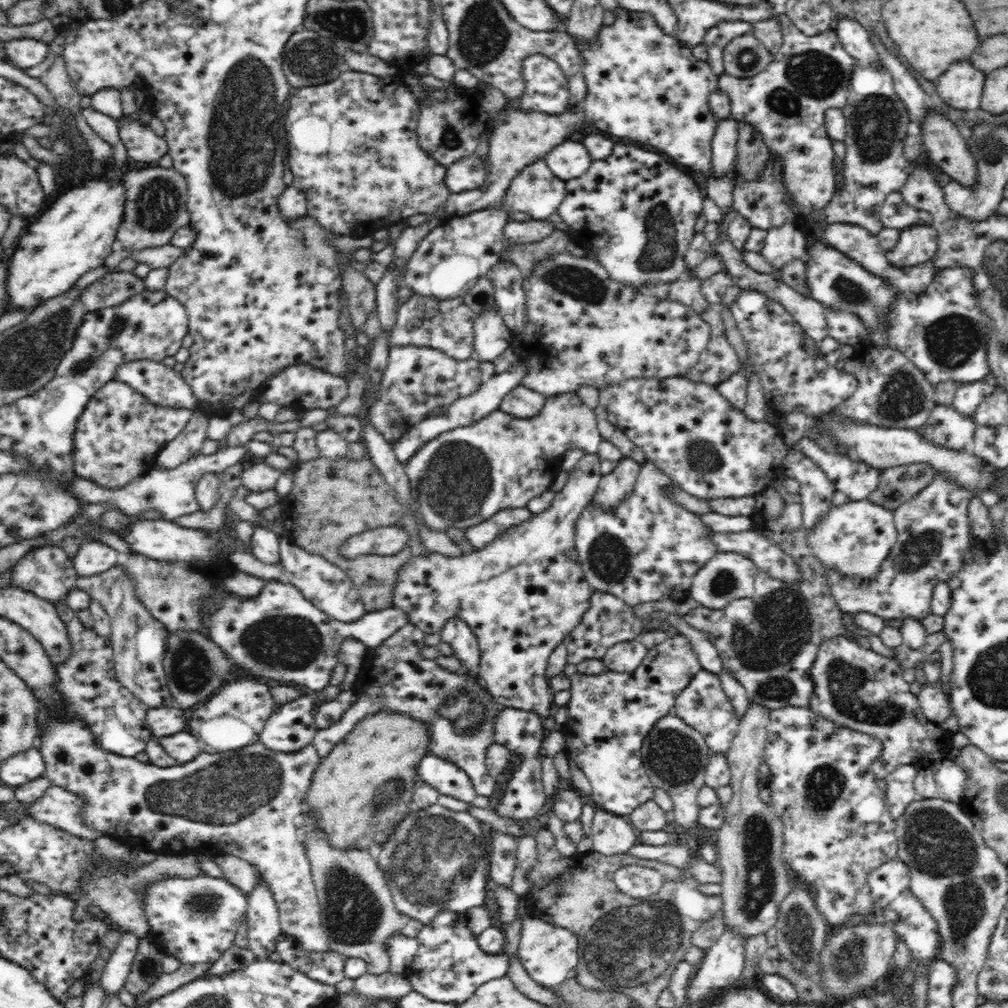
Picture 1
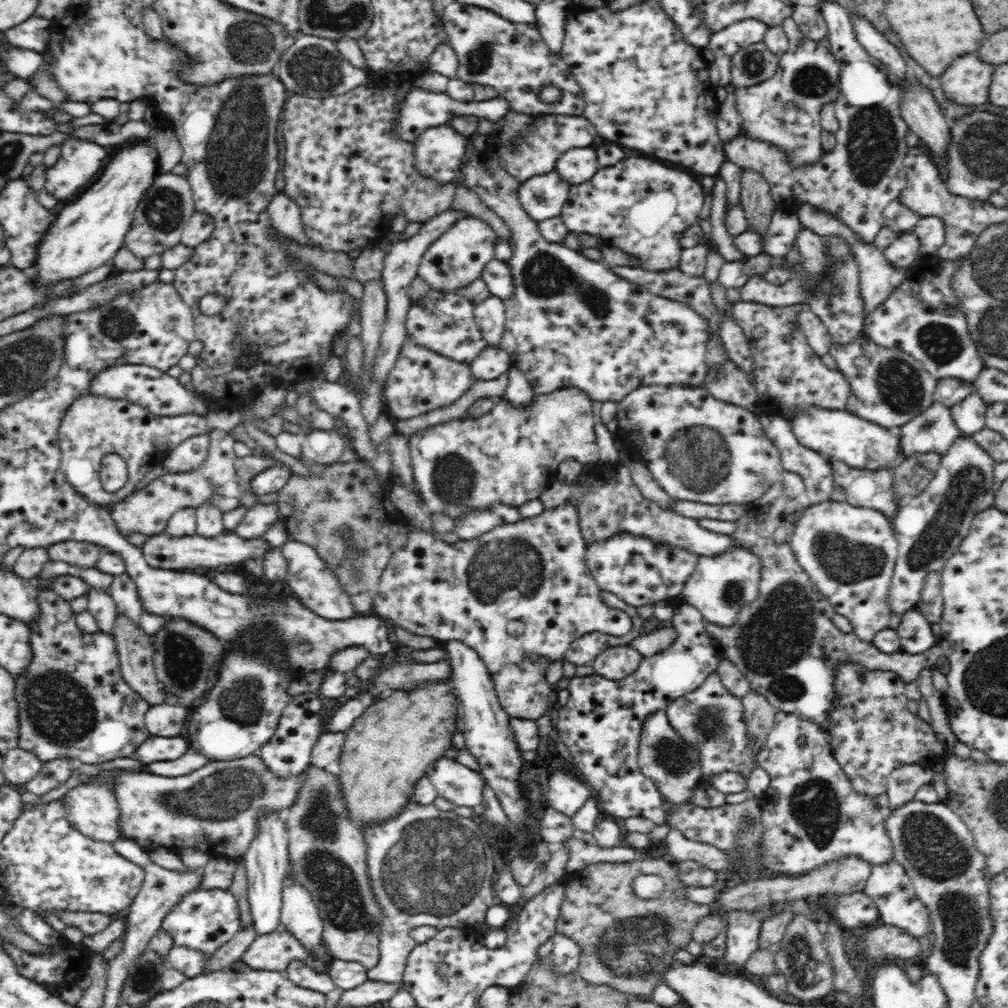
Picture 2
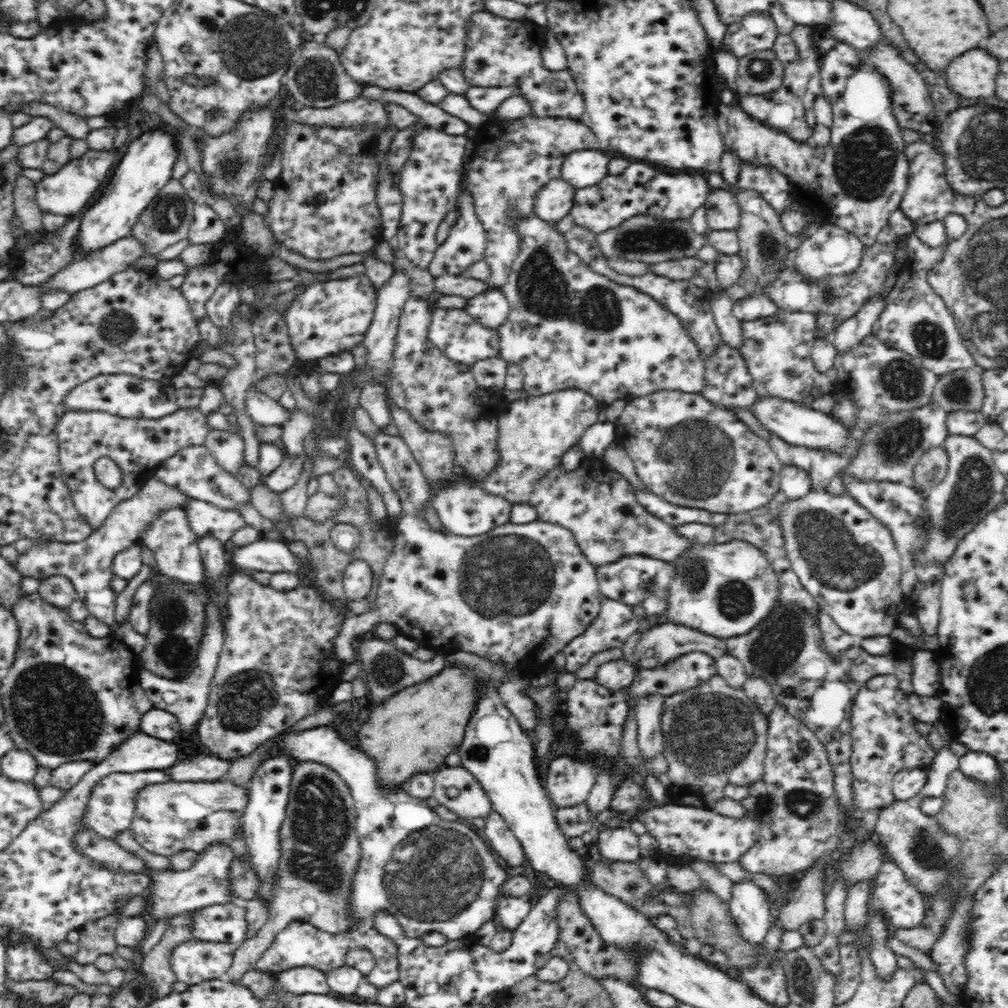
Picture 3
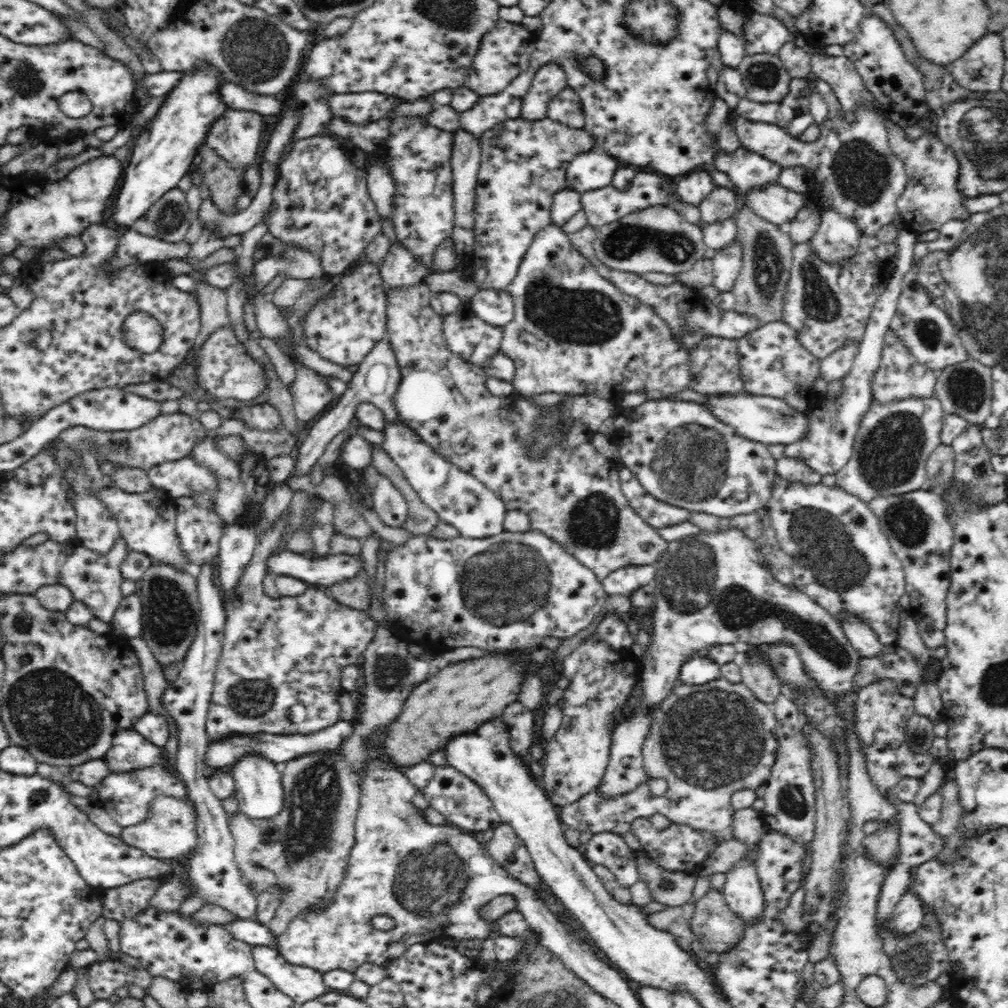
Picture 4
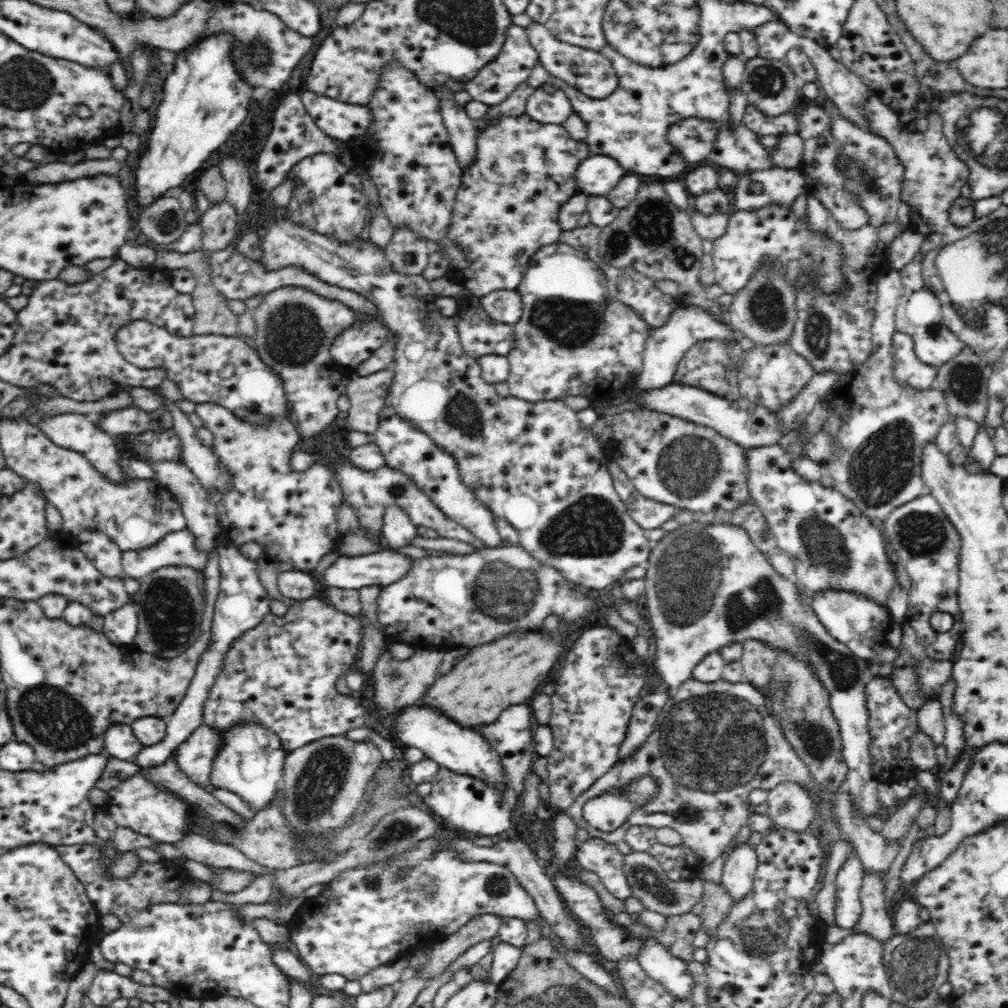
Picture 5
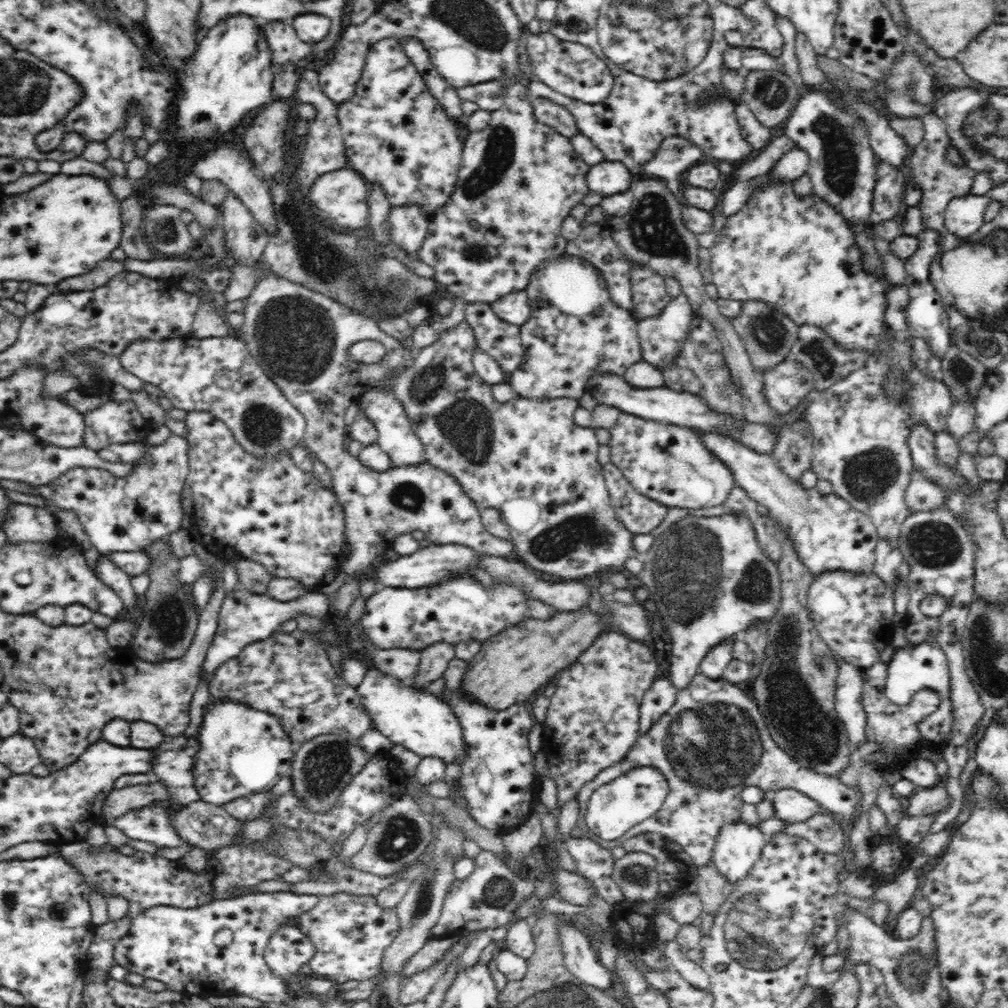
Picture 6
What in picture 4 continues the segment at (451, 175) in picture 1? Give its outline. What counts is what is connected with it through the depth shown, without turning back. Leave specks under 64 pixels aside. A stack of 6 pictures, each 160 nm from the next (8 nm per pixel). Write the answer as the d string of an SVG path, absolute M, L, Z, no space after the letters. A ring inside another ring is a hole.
M548 225L536 234L514 280L505 290L514 303L514 318L502 327L500 352L514 361L516 372L511 383L522 398L546 392L592 394L617 404L626 391L644 389L646 398L662 399L688 388L689 344L682 343L669 324L649 306L602 278L590 259L572 246L562 227Z

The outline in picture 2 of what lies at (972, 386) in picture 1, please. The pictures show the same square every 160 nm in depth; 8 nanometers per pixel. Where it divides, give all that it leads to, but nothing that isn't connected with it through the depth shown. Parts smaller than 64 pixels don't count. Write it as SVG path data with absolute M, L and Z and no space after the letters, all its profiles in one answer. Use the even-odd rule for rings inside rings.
M976 390L968 394L968 398L964 398L962 402L956 402L950 409L952 419L963 436L970 437L985 428L987 406Z

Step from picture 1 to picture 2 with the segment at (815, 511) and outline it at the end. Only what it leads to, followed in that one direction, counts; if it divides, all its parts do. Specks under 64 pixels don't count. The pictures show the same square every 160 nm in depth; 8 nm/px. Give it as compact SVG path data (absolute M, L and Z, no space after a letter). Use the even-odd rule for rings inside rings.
M759 410L757 415L764 433L770 437L770 441L776 445L780 452L783 469L788 472L795 472L803 479L806 503L811 505L826 502L836 487L830 460L822 454L800 445L797 438L794 437L794 433L792 433L788 420L762 410Z

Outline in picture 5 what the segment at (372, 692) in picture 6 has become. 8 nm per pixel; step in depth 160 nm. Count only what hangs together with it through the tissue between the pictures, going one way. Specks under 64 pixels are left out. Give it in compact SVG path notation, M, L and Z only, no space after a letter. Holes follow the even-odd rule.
M420 703L404 707L395 717L396 725L393 726L392 739L397 744L403 747L413 746L422 750L428 759L437 762L444 769L472 775L500 791L505 789L505 770L501 765L502 757L479 731L460 726L450 717L446 717L444 713Z

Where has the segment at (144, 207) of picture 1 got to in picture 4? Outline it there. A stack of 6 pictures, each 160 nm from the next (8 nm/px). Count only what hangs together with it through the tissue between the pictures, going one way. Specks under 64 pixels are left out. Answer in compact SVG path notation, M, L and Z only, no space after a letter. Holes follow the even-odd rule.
M176 187L159 198L131 230L166 242L180 242L197 216L188 206L185 192Z

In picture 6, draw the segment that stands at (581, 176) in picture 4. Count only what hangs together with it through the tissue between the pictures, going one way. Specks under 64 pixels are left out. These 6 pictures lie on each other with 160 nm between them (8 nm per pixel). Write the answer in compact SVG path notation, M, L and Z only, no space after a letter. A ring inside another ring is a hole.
M604 160L604 162L590 167L585 181L591 192L607 197L630 190L637 178L620 161Z

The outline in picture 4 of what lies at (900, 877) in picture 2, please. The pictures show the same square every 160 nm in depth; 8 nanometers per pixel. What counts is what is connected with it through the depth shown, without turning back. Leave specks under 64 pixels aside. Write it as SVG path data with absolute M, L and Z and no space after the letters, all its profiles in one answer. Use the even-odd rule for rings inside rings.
M909 890L896 904L889 925L898 935L908 935L923 930L922 922L924 922L926 911L927 909L918 895Z

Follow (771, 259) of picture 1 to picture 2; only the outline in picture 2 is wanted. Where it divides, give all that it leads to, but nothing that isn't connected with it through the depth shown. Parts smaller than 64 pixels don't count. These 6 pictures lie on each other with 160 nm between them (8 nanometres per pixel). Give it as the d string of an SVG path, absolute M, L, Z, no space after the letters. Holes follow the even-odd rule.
M776 208L770 221L767 234L763 237L762 252L770 257L785 257L803 228L802 222L797 213L783 208Z

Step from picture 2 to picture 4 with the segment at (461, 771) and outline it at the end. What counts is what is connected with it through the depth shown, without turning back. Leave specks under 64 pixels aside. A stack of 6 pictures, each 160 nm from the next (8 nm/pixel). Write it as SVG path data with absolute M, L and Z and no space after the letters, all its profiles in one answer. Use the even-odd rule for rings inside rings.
M447 764L434 767L432 780L421 792L428 801L429 808L443 814L448 822L452 822L458 828L464 828L470 832L484 832L484 830L494 829L503 823L484 789L471 778Z

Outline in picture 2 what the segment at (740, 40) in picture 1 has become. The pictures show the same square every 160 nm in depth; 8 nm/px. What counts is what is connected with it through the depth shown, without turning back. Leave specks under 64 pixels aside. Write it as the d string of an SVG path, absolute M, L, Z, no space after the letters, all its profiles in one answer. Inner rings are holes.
M756 42L736 50L732 56L731 85L750 87L772 79L776 74L779 56L764 42Z

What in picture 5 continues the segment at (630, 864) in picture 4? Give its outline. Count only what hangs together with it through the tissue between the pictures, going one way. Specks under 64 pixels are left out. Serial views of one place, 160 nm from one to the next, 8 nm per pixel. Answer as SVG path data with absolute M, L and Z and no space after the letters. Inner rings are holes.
M590 837L578 843L575 860L584 870L595 872L612 897L620 900L631 897L632 891L623 873L624 854L615 844Z

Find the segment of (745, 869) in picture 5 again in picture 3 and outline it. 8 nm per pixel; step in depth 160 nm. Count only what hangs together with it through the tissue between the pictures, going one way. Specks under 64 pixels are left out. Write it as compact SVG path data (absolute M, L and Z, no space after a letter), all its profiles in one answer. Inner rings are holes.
M750 879L733 883L729 912L737 925L741 938L752 946L765 942L774 922L767 894Z

